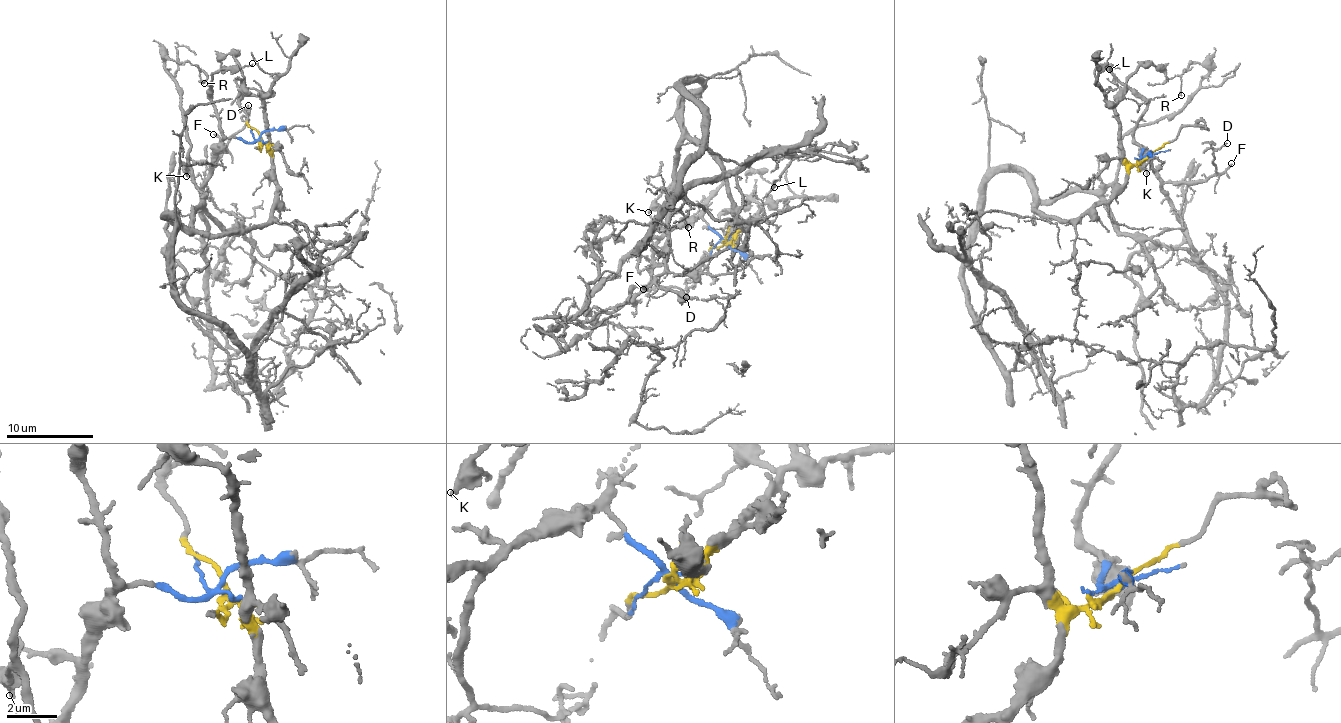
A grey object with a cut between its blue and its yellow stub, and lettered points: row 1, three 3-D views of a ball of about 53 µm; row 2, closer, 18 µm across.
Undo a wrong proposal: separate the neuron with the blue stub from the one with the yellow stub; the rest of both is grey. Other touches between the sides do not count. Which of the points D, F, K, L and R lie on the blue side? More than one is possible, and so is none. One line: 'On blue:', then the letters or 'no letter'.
On blue: D, F, L

